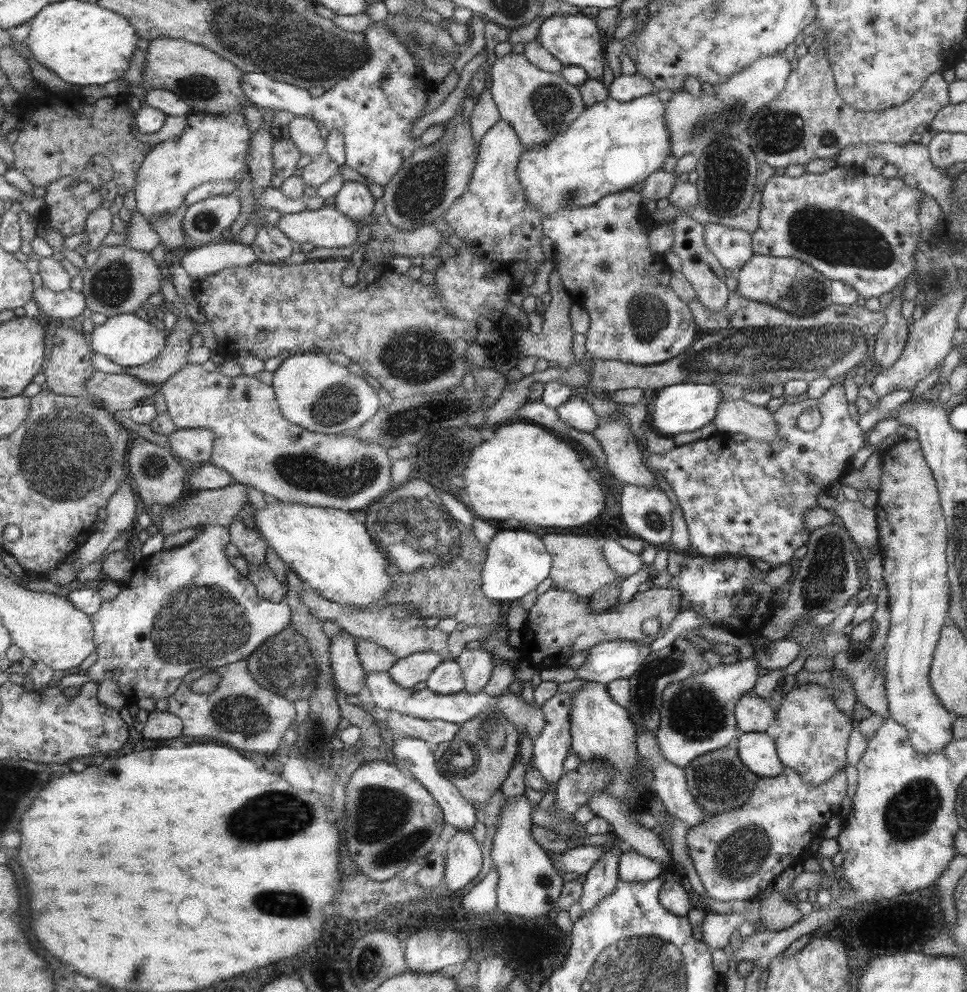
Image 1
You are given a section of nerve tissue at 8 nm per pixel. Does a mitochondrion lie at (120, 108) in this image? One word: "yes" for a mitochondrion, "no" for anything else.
no

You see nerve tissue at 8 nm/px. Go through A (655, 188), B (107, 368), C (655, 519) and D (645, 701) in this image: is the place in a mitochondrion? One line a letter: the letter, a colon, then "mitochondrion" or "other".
A: other
B: other
C: mitochondrion
D: mitochondrion

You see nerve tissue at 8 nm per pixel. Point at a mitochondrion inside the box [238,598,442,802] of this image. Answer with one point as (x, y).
(283, 663)

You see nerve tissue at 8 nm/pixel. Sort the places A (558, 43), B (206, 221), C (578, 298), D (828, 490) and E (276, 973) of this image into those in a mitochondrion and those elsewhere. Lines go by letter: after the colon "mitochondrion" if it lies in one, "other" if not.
A: other
B: mitochondrion
C: other
D: other
E: other

